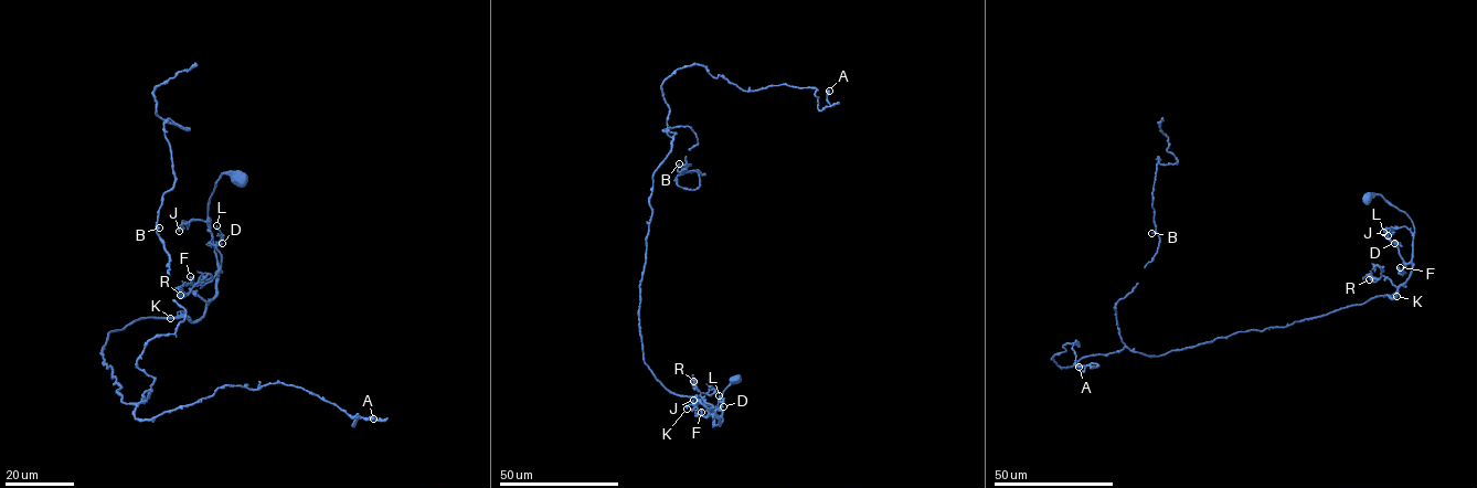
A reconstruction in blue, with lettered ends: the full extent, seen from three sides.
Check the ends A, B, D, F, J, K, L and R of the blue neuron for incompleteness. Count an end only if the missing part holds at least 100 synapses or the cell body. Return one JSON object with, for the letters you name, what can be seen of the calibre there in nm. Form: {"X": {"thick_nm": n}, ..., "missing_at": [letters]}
{"missing_at": []}

